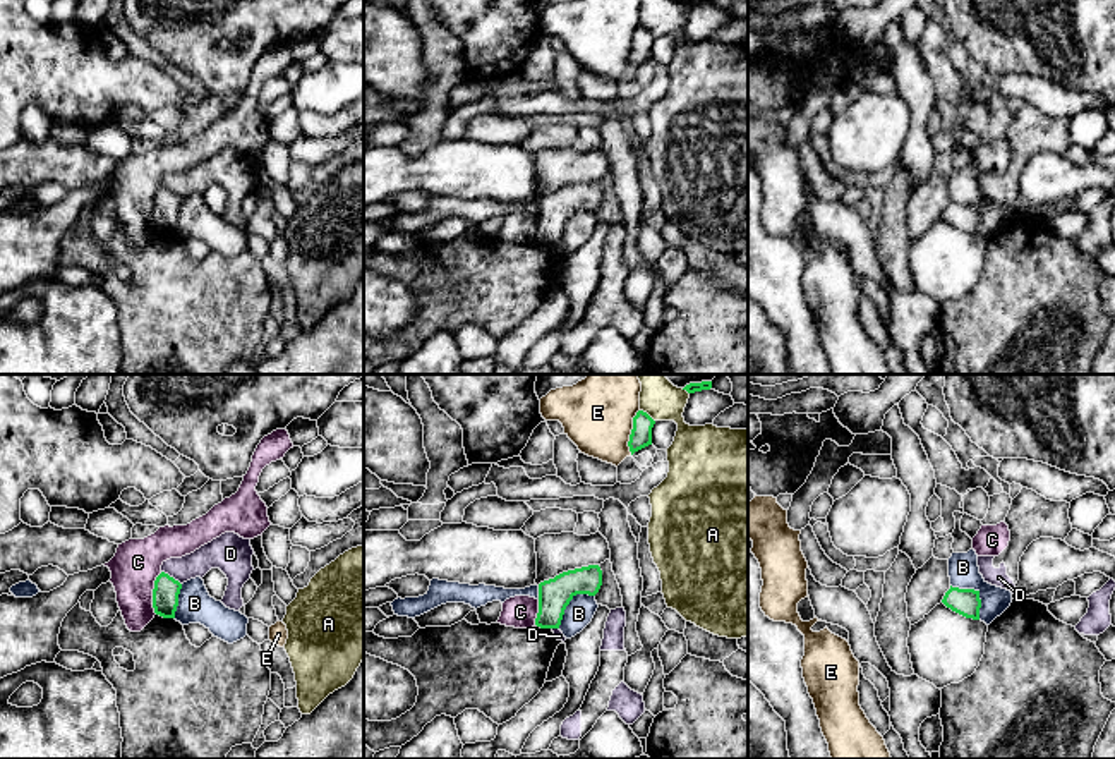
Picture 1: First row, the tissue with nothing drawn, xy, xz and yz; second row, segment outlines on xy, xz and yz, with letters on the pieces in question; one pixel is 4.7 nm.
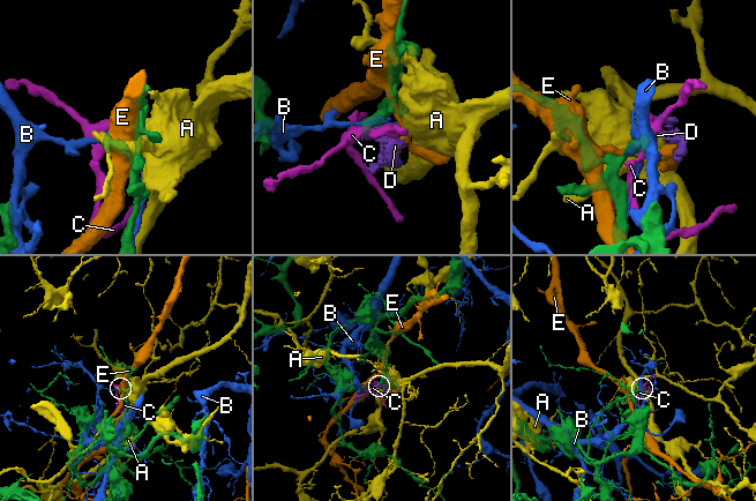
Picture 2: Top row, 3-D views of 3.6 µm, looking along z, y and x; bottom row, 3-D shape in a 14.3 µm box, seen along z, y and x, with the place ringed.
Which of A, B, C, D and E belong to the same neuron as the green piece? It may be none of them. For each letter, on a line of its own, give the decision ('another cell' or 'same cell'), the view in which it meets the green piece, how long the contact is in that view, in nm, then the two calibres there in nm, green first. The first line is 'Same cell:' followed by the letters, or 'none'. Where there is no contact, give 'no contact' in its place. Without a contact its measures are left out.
Same cell: none
A: another cell; contact in xz; length 90 nm; calibres 100 and 180 nm
B: another cell; contact in yz; length 220 nm; calibres 130 and 140 nm
C: another cell; contact in xy; length 200 nm; calibres 130 and 220 nm
D: another cell; contact in xy; length 120 nm; calibres 130 and 140 nm
E: another cell; contact in xz; length 220 nm; calibres 100 and 340 nm

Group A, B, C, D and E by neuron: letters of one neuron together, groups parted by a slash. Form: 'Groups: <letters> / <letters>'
Groups: A / B / C / D / E

